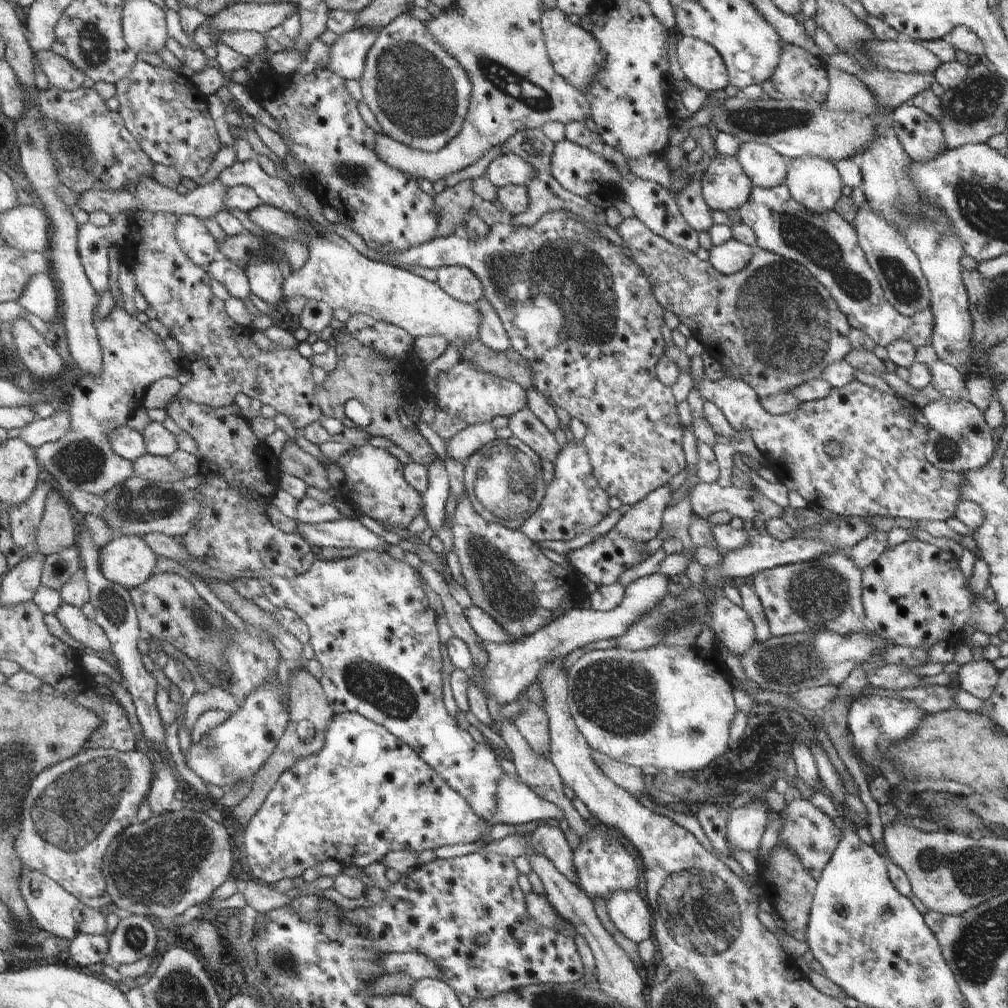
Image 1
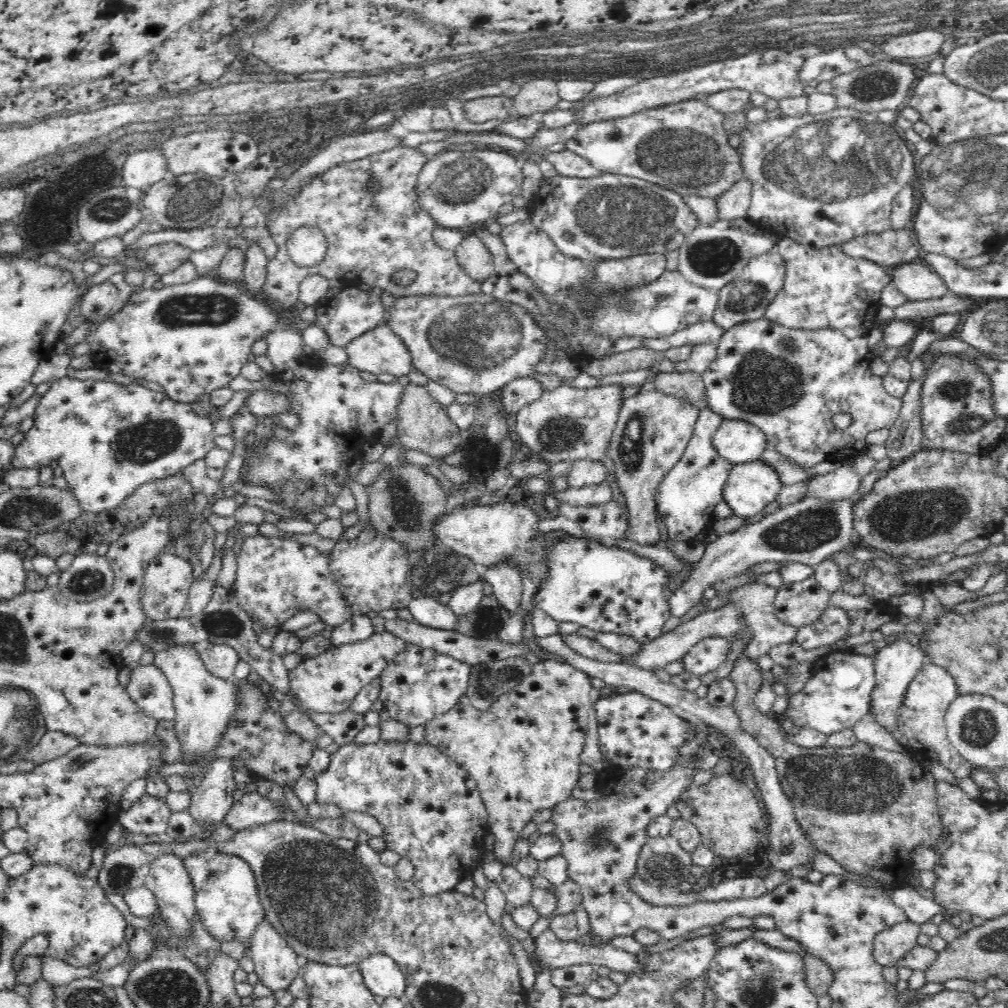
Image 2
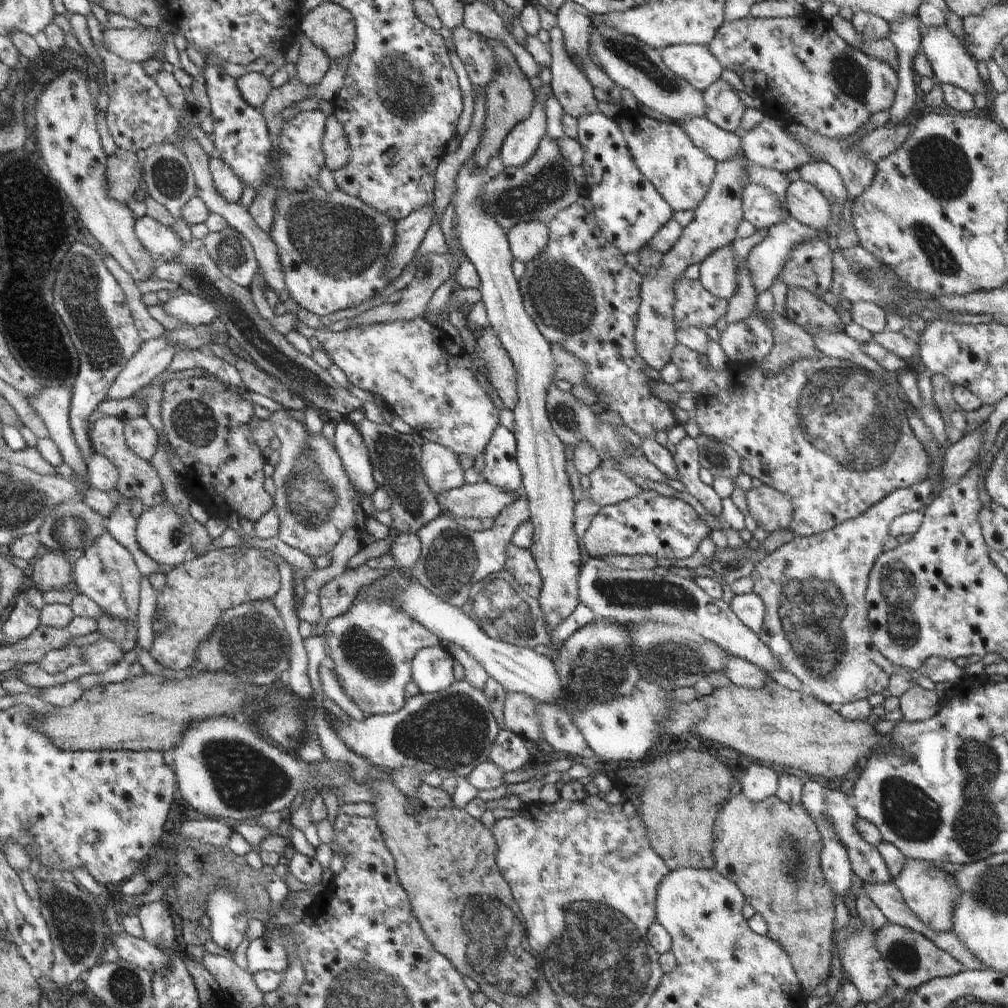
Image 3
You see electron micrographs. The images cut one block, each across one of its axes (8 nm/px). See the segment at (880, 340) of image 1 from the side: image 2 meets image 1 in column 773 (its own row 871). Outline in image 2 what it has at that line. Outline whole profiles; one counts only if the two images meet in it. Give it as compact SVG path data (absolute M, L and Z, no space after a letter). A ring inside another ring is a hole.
M216 848L190 854L183 862L190 873L195 888L195 907L206 931L220 942L235 939L244 943L244 954L249 955L255 928L266 918L250 865L234 854L222 853Z

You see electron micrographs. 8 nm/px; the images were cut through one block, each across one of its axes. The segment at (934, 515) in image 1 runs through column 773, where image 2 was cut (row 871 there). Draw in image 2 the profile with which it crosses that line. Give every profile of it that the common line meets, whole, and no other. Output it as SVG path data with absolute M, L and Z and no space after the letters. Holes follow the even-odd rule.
M387 742L340 746L331 754L330 766L316 776L318 804L335 804L344 810L362 812L378 819L382 825L387 849L398 852L415 867L412 882L424 894L437 895L454 889L456 883L472 871L475 861L482 863L486 850L483 837L488 832L486 805L481 798L477 782L454 760L446 757L428 742Z

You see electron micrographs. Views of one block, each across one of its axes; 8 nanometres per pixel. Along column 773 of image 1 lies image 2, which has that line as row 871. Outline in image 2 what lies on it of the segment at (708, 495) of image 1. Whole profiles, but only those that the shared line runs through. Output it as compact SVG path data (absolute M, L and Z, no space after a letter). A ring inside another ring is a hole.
M506 865L495 882L512 906L524 906L531 902L531 892L534 886L530 879L518 872L516 867Z

